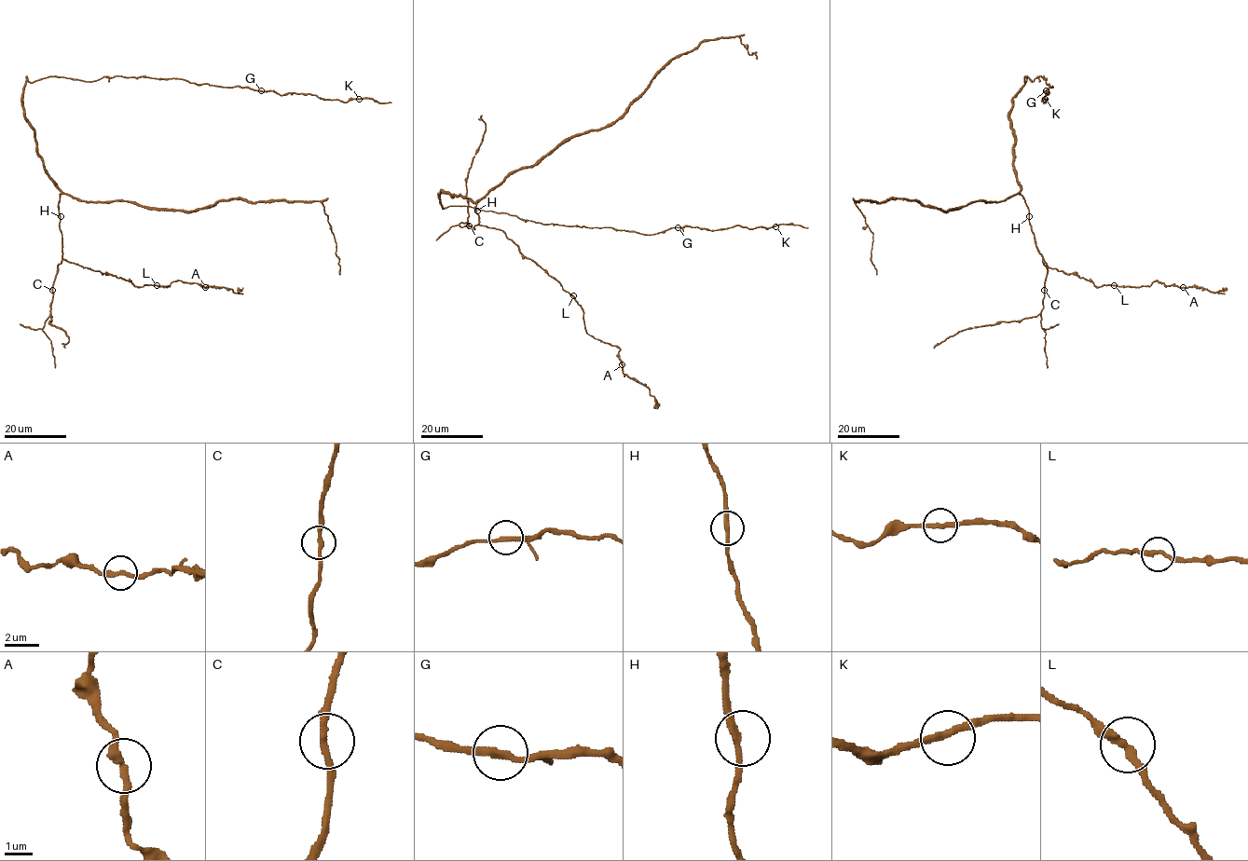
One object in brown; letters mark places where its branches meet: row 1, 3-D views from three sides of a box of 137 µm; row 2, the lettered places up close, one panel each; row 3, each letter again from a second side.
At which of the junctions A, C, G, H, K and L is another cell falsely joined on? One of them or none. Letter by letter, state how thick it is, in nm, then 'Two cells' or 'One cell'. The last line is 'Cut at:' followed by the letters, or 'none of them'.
A: Thickness 260 nm. One cell
C: Thickness 240 nm. One cell
G: Thickness 240 nm. One cell
H: Thickness 240 nm. One cell
K: Thickness 240 nm. One cell
L: Thickness 260 nm. One cell
Cut at: none of them

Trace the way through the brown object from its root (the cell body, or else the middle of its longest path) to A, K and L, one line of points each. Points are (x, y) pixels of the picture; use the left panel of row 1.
A: (36, 147), (45, 172), (61, 192), (58, 209), (63, 259), (139, 287), (167, 287), (177, 280), (206, 287)
K: (36, 147), (23, 87), (48, 76), (181, 78), (359, 99)
L: (36, 147), (45, 172), (61, 192), (58, 209), (61, 257), (101, 273), (130, 280), (135, 286), (157, 285)

